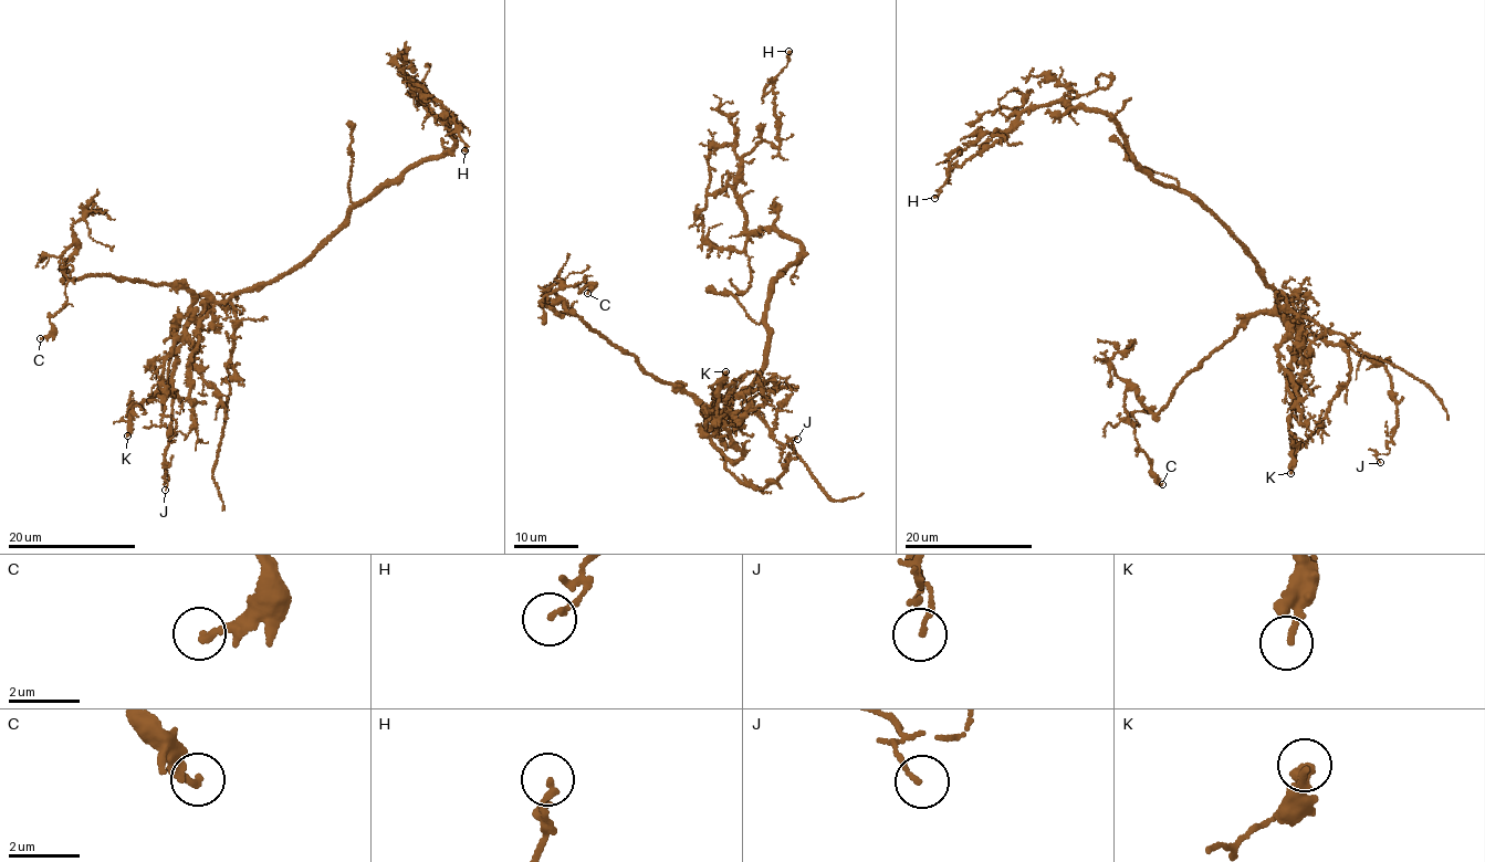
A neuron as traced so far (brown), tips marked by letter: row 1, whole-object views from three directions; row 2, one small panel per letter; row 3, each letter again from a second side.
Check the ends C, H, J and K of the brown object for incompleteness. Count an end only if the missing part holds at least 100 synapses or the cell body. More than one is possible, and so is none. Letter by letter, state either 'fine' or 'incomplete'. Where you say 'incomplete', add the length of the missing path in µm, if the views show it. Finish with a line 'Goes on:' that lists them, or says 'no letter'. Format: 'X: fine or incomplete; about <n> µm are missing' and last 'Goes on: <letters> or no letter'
C: fine
H: fine
J: fine
K: fine
Goes on: no letter

